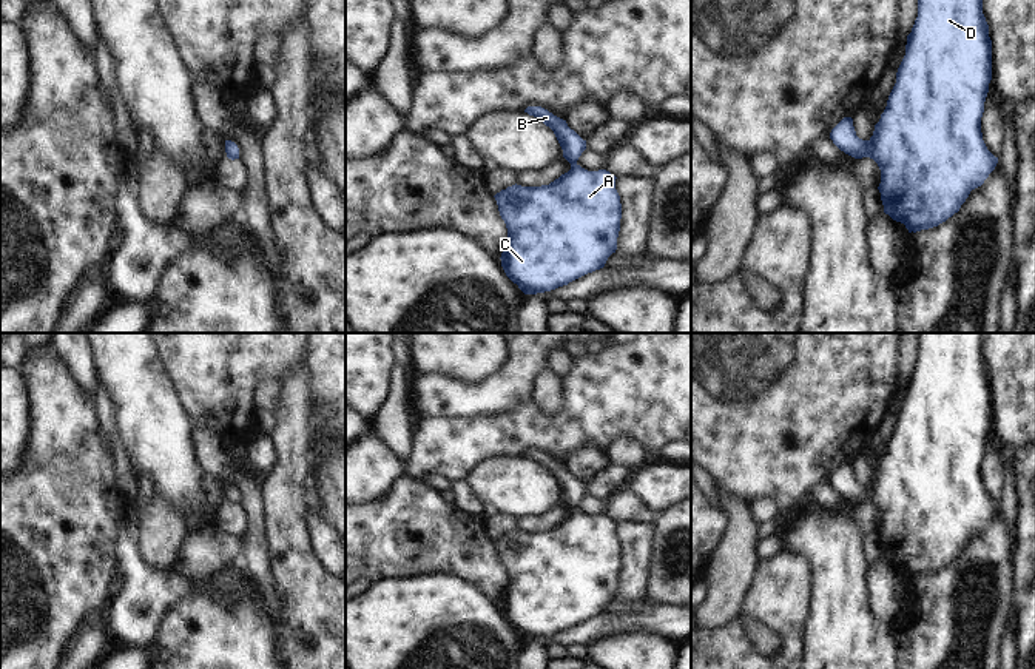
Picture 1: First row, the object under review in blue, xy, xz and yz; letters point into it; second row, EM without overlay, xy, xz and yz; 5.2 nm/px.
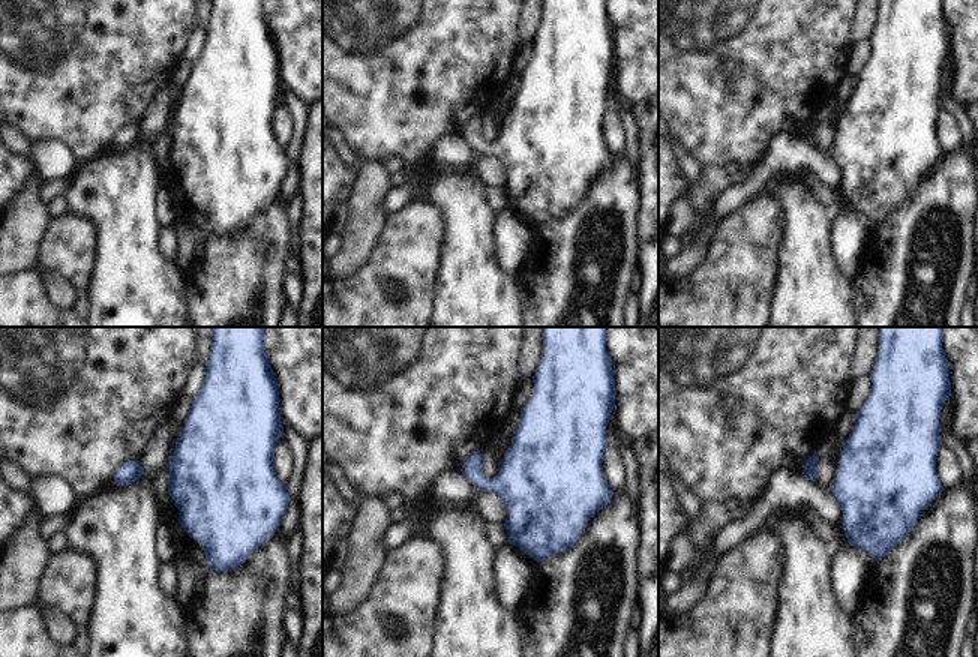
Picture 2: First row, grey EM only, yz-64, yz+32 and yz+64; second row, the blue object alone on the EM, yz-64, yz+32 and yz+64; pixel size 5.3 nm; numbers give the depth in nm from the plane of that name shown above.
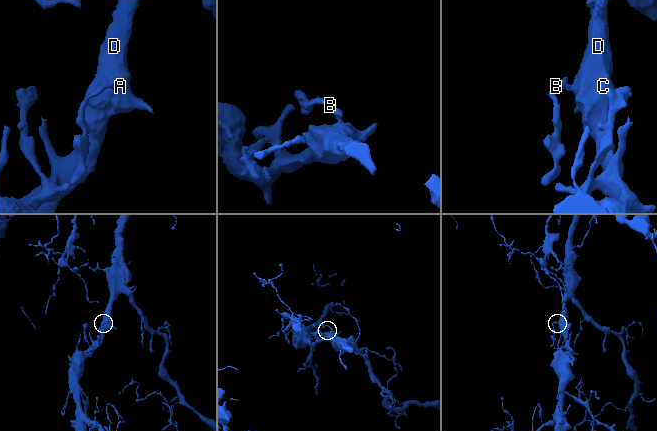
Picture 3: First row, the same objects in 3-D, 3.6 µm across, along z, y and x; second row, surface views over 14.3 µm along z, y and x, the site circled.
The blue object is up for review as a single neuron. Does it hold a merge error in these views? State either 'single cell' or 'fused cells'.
single cell

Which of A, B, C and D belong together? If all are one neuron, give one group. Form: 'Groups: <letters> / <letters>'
Groups: A B C D.

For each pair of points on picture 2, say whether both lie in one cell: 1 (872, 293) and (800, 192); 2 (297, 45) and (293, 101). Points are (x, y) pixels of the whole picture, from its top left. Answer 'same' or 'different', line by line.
1: different
2: different

